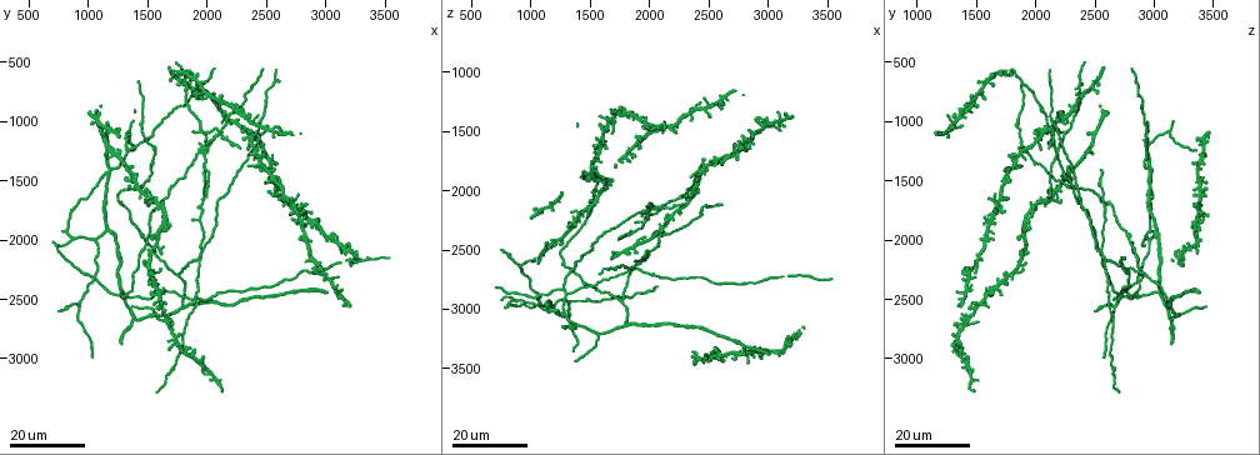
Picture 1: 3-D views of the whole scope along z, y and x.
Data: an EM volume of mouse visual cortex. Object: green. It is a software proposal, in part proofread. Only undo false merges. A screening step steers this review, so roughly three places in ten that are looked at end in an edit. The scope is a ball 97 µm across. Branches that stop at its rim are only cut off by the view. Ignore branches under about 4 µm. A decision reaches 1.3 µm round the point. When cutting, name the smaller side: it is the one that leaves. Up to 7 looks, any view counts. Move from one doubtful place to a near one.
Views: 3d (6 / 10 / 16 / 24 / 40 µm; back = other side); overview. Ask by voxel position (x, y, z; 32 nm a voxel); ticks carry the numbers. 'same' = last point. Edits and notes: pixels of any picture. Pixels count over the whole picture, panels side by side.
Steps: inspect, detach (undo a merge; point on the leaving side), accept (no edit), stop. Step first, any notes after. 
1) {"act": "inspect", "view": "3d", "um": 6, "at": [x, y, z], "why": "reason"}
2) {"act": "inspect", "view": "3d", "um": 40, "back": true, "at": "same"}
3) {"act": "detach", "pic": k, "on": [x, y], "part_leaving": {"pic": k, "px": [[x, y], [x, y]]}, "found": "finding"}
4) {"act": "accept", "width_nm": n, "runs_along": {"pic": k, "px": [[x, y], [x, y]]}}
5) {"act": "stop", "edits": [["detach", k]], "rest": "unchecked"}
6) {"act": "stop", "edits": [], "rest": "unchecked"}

{"act": "inspect", "view": "3d", "um": 16, "at": [1760, 2300, 2920], "why": "branch point"}

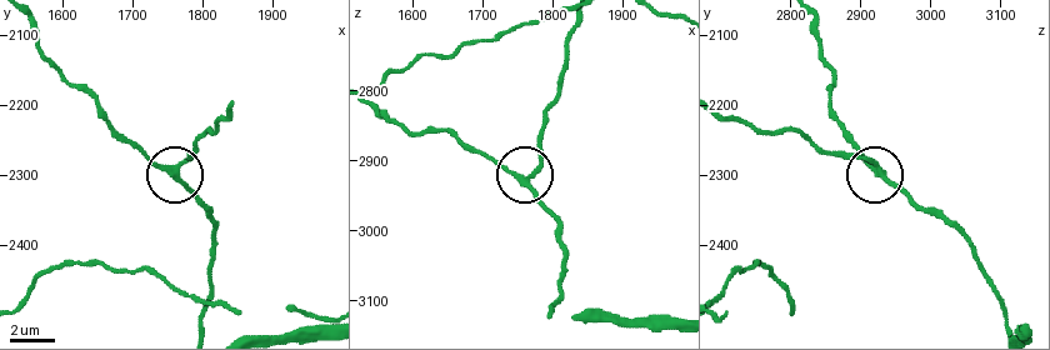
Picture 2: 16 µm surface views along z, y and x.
{"act": "inspect", "view": "3d", "um": 10, "at": [1760, 2290, 2920], "why": "closer look"}

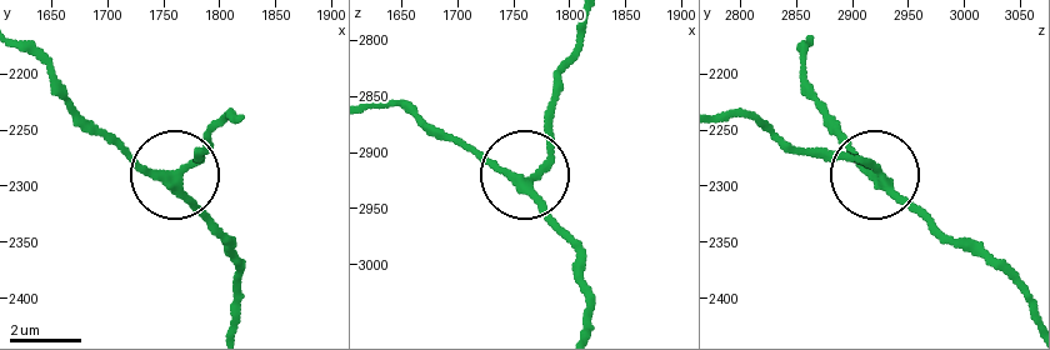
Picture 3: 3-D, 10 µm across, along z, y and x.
{"act": "accept", "arms": 3, "runs_along": {"pic": 3, "px": [[229, 311], [238, 269], [180, 176], [208, 144]]}, "found": "continuous, no second neuron"}

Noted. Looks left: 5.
{"act": "inspect", "view": "3d", "um": 24, "at": [1140, 1440, 2960], "why": "two arms in line, one across"}

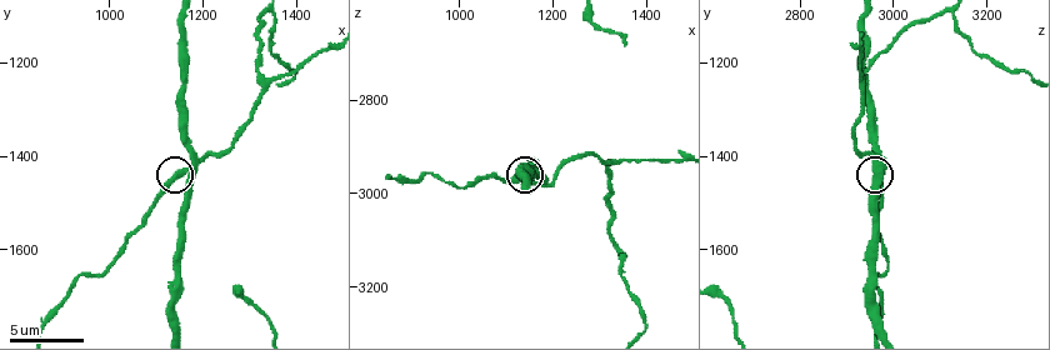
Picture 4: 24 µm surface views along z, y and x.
{"act": "inspect", "view": "3d", "um": 10, "at": [1155, 1435, 2975], "why": "zoom in"}

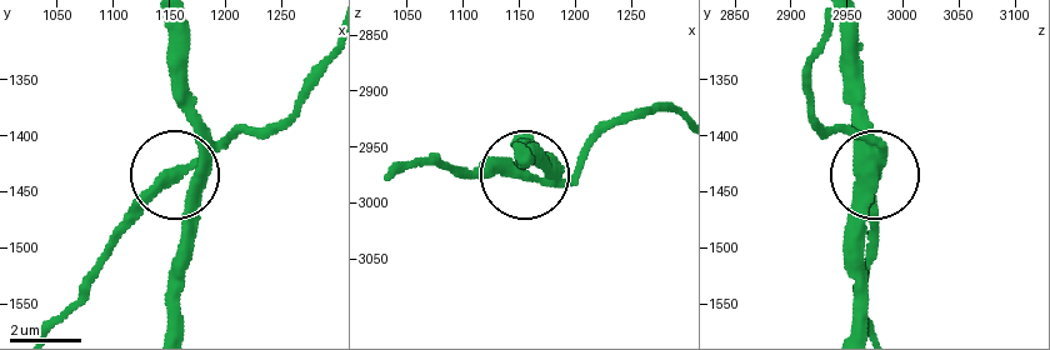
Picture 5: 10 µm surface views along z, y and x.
{"act": "accept", "side_arm_um": 9, "runs_along": {"pic": 5, "px": [[171, 328], [180, 185], [111, 235]]}, "found": "all the same neuron"}

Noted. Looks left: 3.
{"act": "inspect", "view": "3d", "um": 16, "at": [1060, 2000, 2940], "why": "three-way junction"}

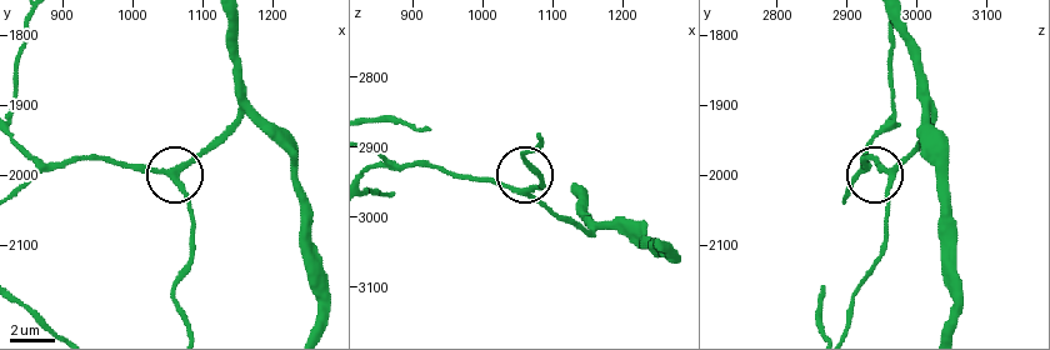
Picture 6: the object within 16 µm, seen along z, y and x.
{"act": "inspect", "view": "3d", "um": 6, "at": [1060, 2005, 2960]}

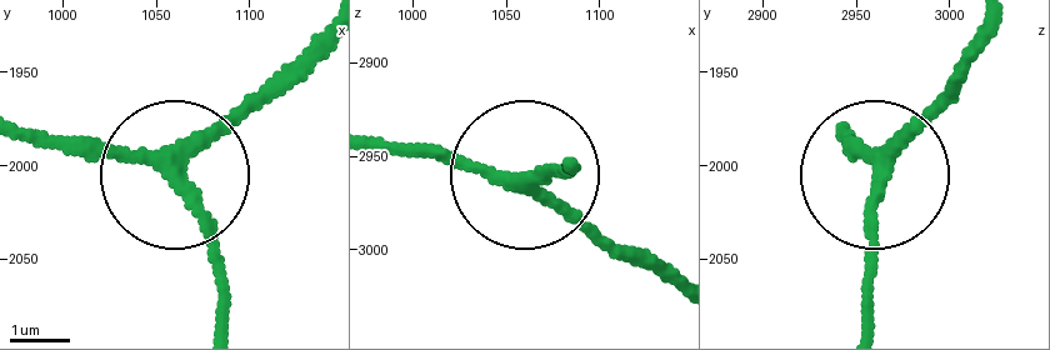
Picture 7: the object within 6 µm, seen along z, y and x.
{"act": "accept", "width_nm": 220, "runs_along": {"pic": 7, "px": [[316, 39], [186, 173], [226, 303]]}, "found": "one neuron here"}

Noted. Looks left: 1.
{"act": "stop", "edits": [], "rest": "unchecked"}

